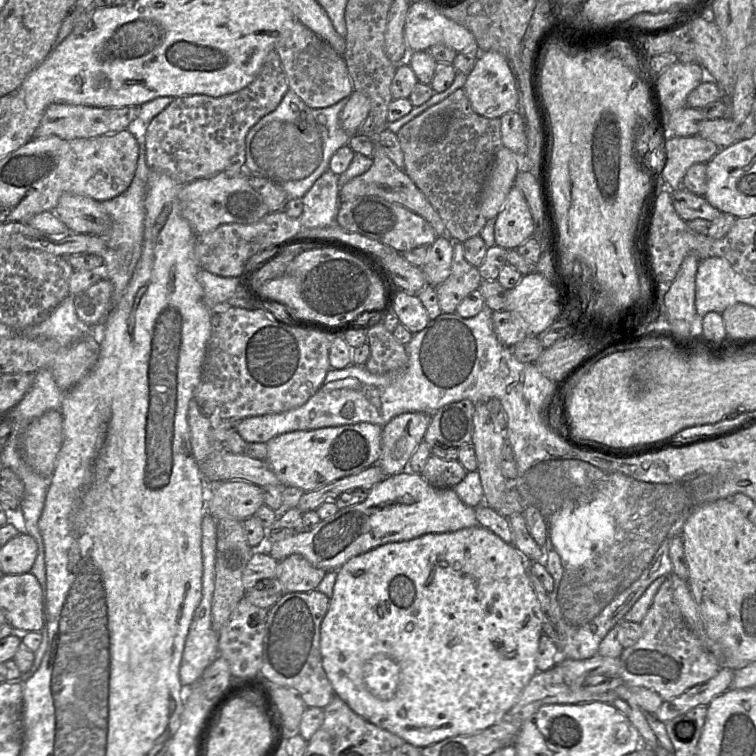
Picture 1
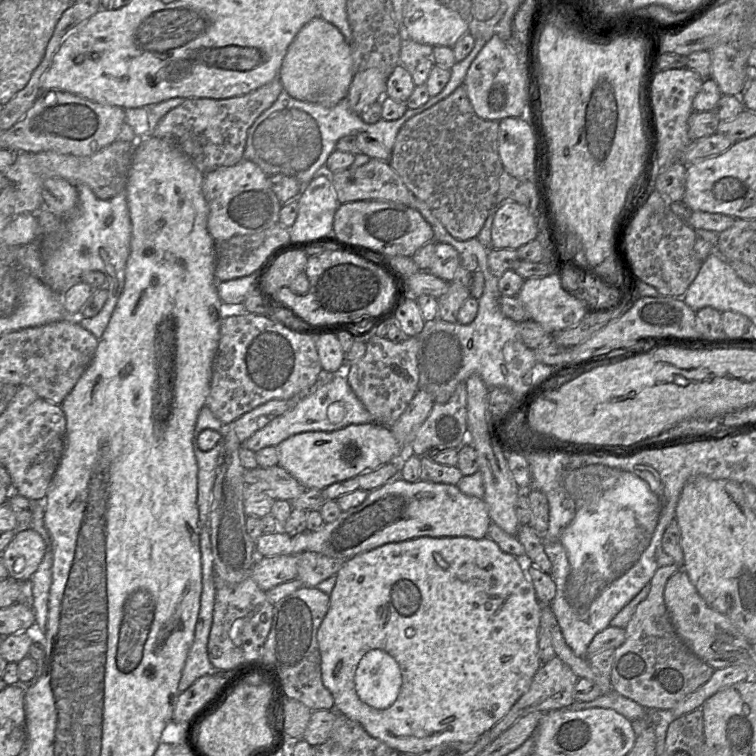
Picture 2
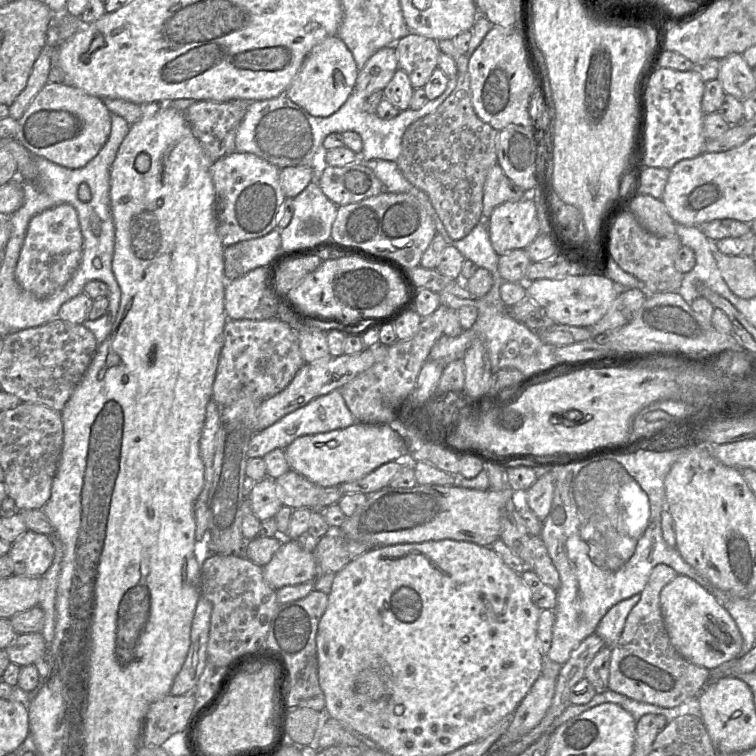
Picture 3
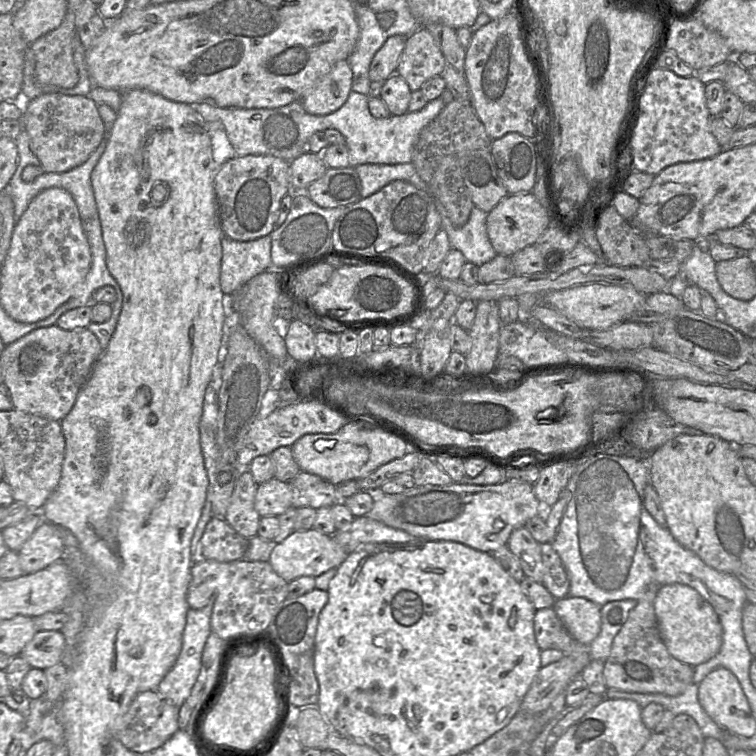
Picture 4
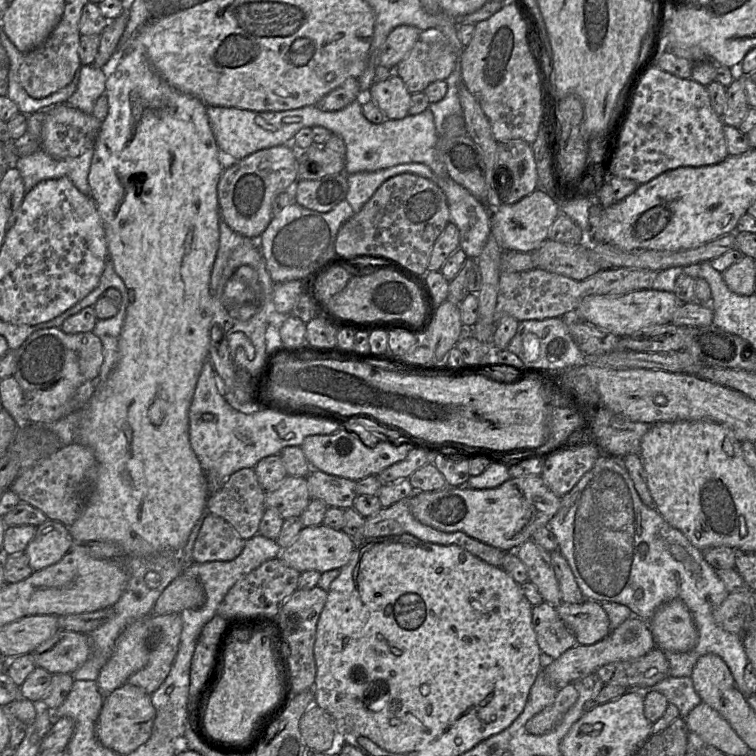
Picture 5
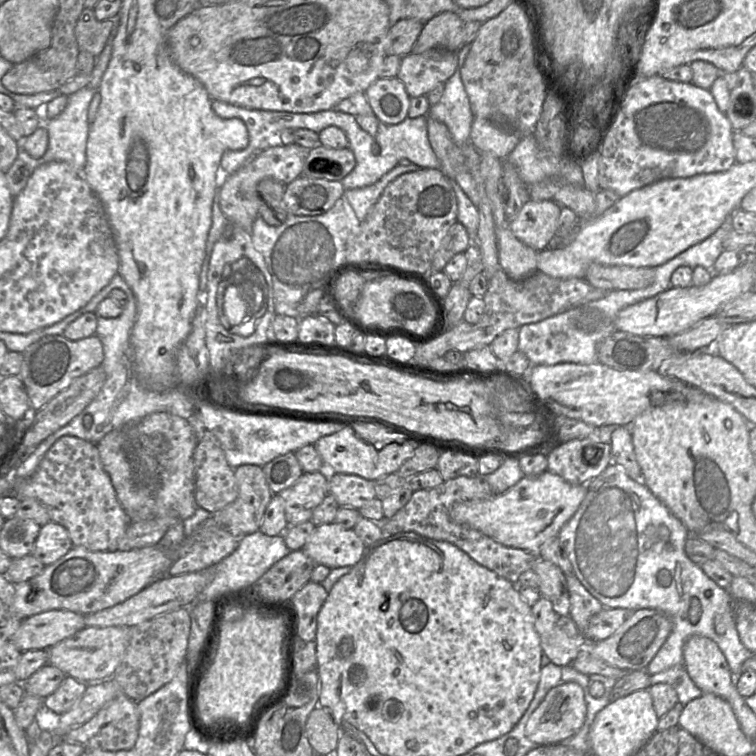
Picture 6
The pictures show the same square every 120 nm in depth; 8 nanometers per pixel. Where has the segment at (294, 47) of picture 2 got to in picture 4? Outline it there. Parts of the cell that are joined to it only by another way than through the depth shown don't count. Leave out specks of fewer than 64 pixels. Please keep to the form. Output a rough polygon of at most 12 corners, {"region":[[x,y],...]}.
{"region":[[340,60],[300,102],[310,114],[331,114],[346,102],[353,72]]}

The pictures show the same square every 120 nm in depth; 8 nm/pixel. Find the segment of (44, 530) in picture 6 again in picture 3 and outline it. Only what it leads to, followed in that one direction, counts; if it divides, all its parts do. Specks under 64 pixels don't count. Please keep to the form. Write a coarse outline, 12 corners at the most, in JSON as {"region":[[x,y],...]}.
{"region":[[27,530],[8,556],[15,576],[40,578],[51,566],[50,536]]}

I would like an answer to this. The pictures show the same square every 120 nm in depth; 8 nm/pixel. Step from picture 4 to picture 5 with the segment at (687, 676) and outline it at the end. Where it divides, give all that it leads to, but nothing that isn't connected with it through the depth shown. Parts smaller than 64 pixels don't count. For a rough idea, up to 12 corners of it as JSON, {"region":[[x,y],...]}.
{"region":[[657,646],[637,659],[606,664],[596,673],[605,684],[628,690],[670,676]]}

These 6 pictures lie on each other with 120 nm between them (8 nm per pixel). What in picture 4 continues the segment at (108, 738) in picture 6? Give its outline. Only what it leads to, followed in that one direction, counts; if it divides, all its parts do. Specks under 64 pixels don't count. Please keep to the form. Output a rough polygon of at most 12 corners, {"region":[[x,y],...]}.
{"region":[[157,690],[138,694],[111,738],[152,753],[179,729],[179,707]]}

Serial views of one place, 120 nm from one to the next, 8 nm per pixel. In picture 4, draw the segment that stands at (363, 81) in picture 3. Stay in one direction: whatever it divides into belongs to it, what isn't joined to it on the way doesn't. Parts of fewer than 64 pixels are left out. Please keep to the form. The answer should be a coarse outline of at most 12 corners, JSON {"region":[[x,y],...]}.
{"region":[[393,35],[370,63],[370,81],[396,73],[407,36]]}

